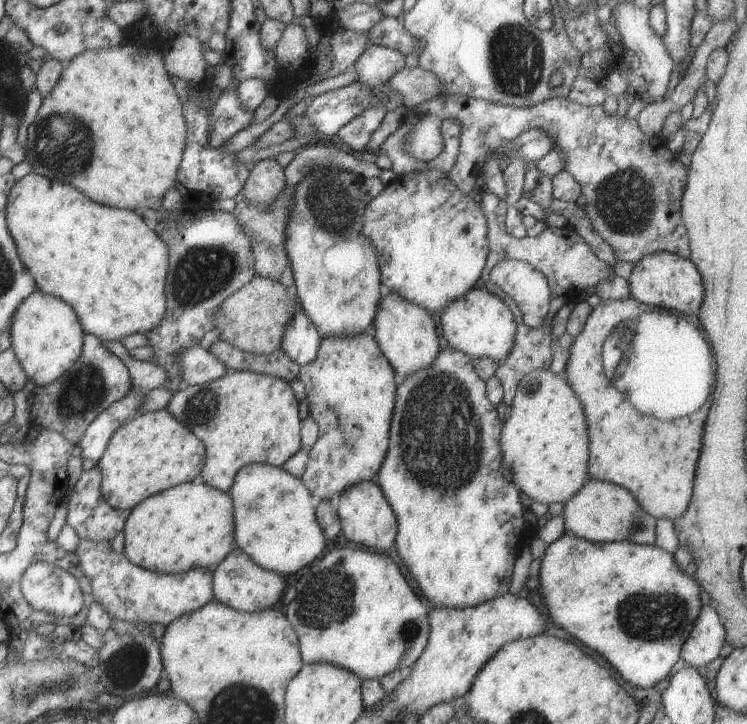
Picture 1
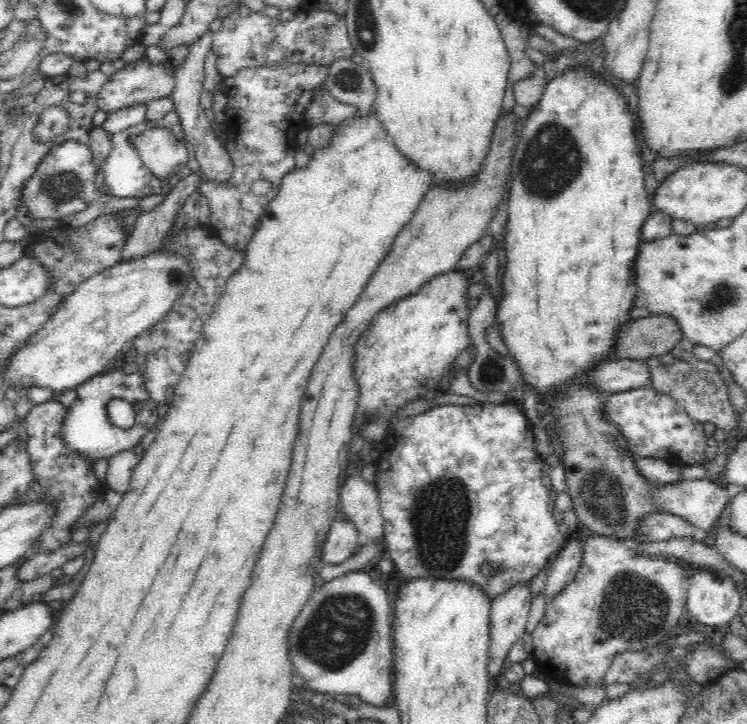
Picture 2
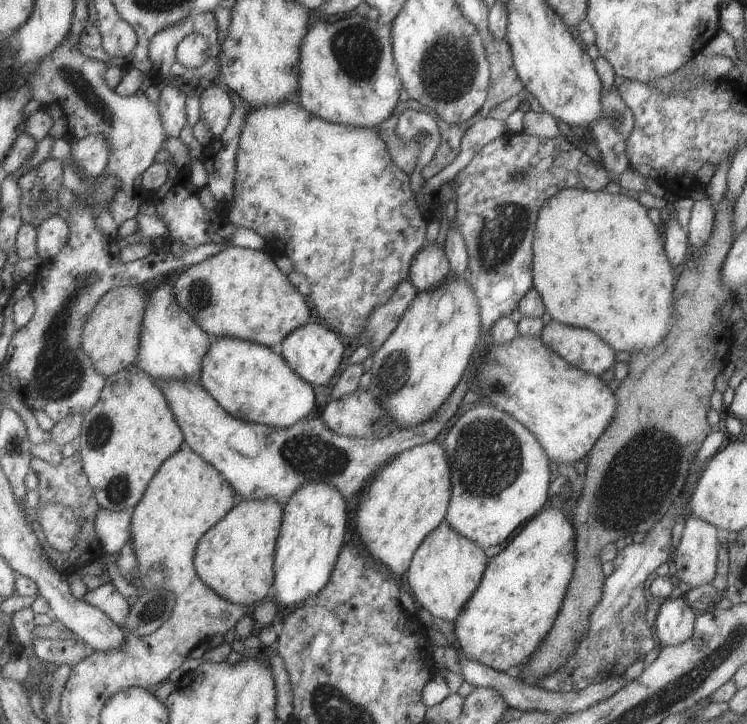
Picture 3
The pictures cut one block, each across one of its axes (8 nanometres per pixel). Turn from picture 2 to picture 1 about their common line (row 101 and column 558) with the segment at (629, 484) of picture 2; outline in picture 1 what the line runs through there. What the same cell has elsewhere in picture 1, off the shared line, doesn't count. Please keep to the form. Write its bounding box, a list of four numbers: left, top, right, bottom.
[538,532,702,688]

